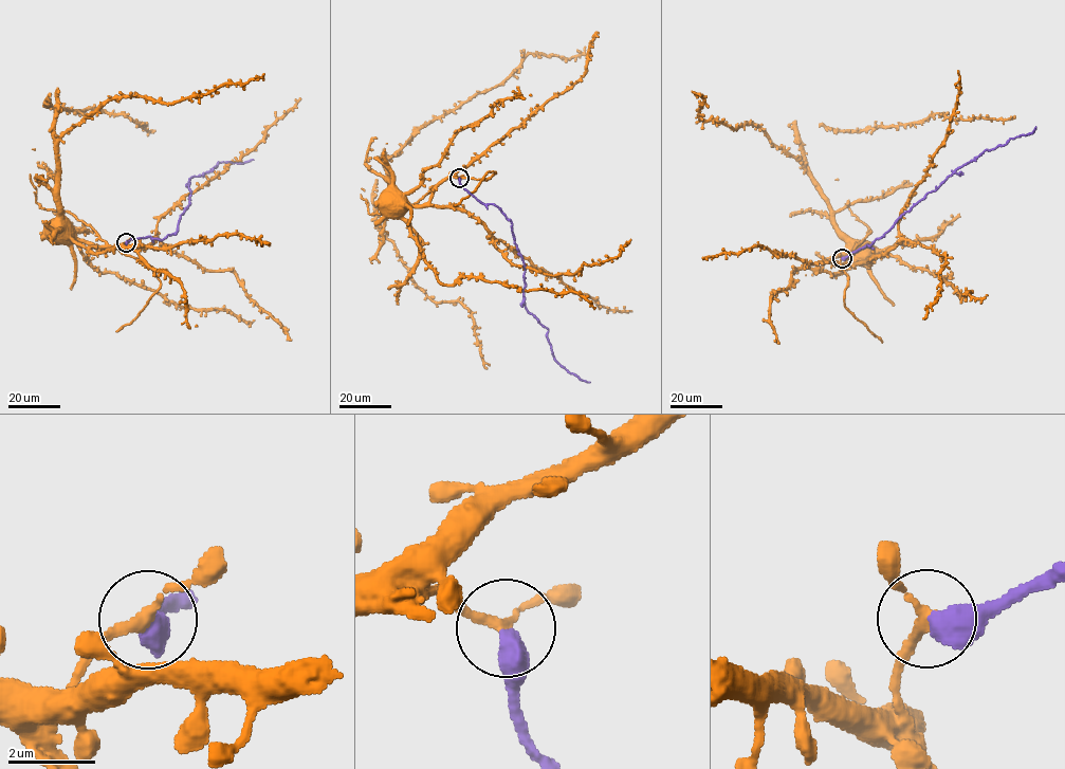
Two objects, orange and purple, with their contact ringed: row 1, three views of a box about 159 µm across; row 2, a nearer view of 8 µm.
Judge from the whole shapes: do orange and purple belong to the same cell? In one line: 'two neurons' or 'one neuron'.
two neurons

